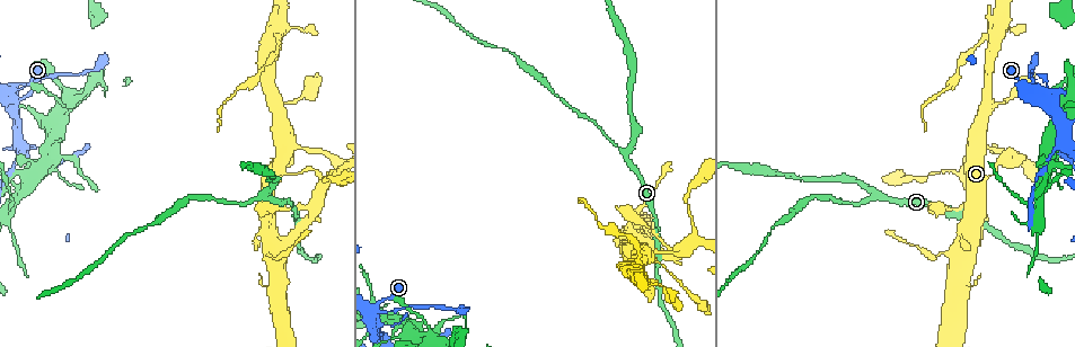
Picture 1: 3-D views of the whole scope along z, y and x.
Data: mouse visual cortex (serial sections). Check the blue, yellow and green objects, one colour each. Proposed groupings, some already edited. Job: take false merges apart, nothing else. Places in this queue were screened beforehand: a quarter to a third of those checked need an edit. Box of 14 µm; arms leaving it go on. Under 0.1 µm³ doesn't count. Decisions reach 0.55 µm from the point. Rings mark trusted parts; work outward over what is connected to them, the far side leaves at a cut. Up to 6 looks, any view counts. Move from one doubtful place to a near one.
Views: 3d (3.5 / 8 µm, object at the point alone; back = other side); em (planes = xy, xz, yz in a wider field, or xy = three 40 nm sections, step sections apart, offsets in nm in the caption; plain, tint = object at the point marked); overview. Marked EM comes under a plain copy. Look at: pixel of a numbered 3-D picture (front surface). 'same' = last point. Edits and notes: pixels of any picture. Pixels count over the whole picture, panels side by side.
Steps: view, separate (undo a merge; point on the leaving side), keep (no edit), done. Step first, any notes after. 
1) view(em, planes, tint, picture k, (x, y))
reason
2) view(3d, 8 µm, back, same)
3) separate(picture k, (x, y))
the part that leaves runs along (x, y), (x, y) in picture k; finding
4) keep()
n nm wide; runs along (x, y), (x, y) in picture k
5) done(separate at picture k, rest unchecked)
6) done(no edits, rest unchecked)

view(3d, 3.5 µm, picture 1, (1056, 148))
abrupt turn

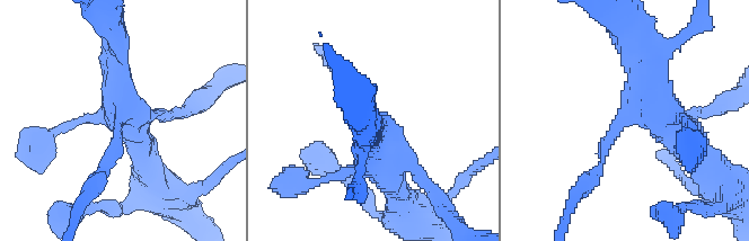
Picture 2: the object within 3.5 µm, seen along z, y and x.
view(em, xy, step 5, tint, picture 2, (122, 116))
4 arms; arms of 150, 200, 300, 400 nm

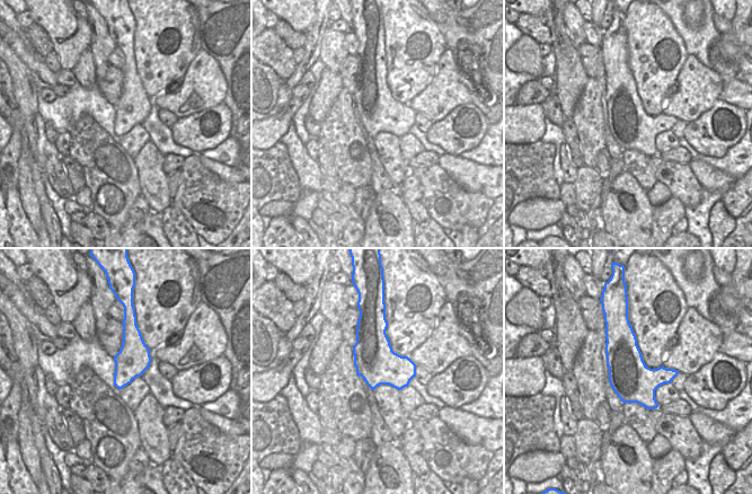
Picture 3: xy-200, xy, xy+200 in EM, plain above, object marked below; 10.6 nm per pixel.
keep()
runs along (642, 41), (645, 97), (596, 172) in picture 2; all the same cell

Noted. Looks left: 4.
view(3d, 3.5 µm, back, picture 1, (278, 36))
calibre changes

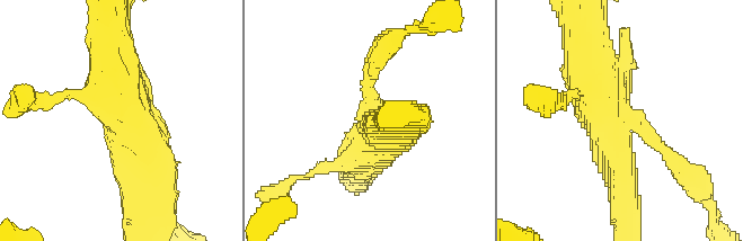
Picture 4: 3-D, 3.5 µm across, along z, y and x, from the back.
view(em, xy, step 1, tint, picture 4, (368, 114))

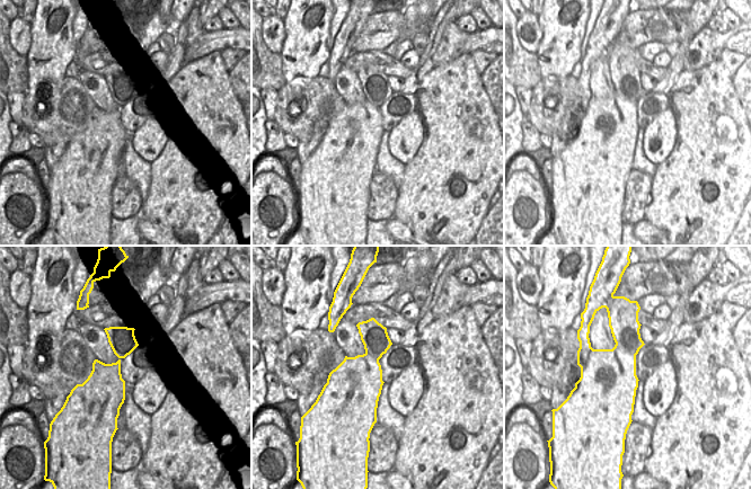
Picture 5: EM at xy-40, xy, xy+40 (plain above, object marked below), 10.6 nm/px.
separate(picture 4, (680, 161))
the part that leaves runs along (645, 134), (689, 172), (711, 207) in picture 4; two cells meet here

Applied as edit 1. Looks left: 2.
done(separate at picture 4, rest unchecked)

